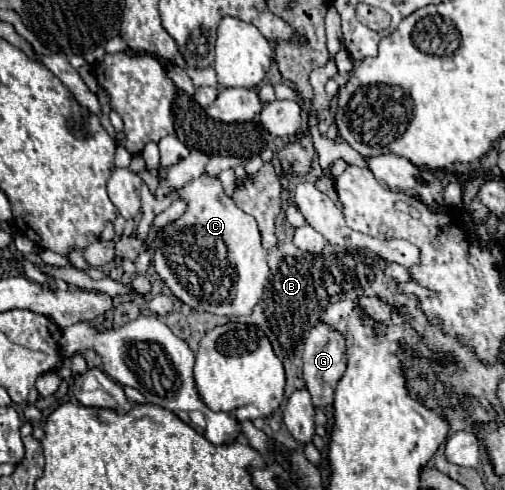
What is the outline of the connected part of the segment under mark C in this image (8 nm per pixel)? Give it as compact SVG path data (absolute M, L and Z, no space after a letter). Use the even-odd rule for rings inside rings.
M207 174L179 188L179 196L189 204L189 210L169 224L163 232L163 238L155 242L153 266L157 276L163 278L173 294L193 310L219 316L249 316L257 302L261 302L263 286L269 278L267 252L261 246L261 234L255 218L239 210L235 202L223 194L221 182Z

